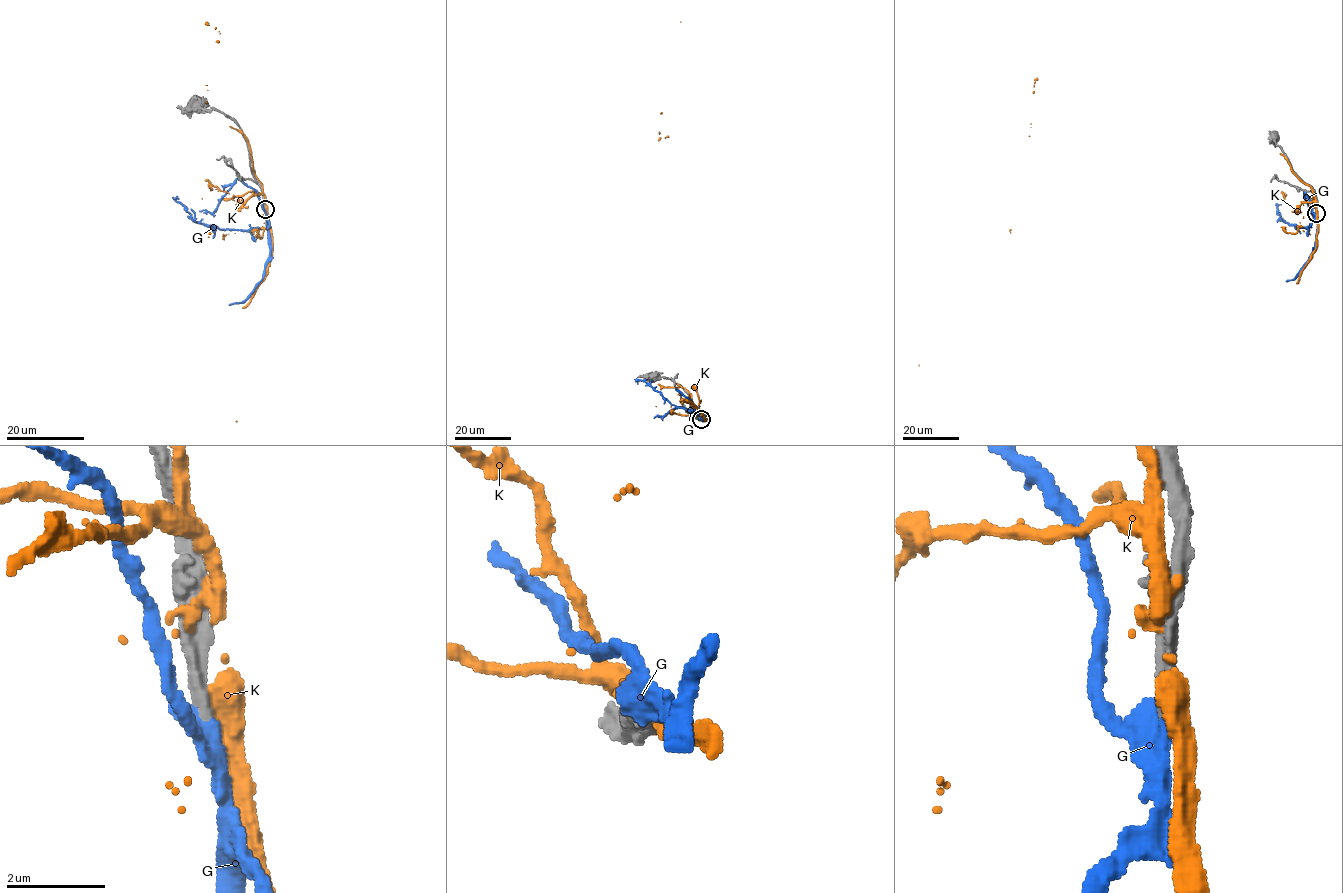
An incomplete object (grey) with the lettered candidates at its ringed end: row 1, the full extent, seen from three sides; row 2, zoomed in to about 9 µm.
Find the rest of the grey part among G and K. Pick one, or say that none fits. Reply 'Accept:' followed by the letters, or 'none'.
Accept: G

